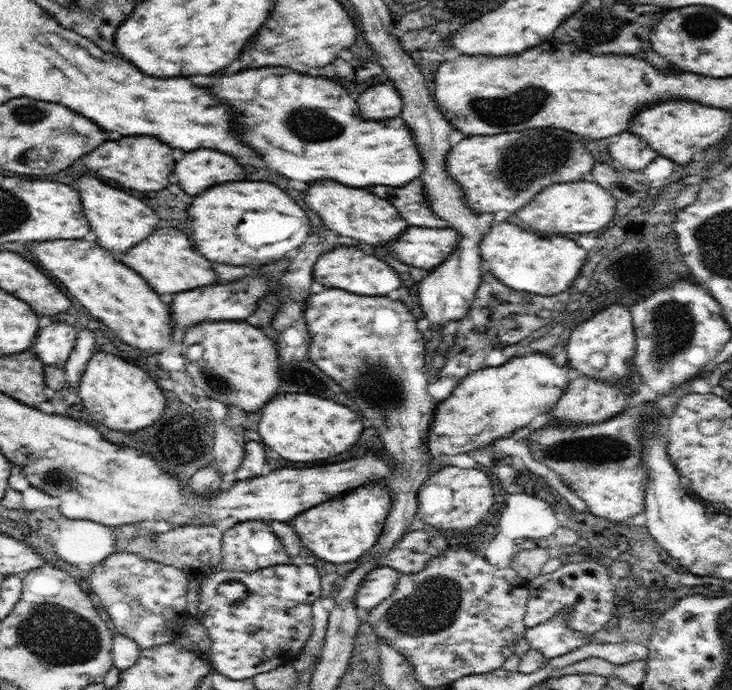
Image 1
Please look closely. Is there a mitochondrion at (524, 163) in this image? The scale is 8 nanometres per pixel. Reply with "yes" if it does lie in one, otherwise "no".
yes

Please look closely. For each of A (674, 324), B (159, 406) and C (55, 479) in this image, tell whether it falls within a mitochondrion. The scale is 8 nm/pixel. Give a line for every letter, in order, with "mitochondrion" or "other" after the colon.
A: mitochondrion
B: other
C: mitochondrion

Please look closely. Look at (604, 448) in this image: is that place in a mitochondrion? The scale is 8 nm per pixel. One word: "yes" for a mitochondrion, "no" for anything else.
yes

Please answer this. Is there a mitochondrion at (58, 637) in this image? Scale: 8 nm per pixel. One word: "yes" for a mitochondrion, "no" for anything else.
yes

